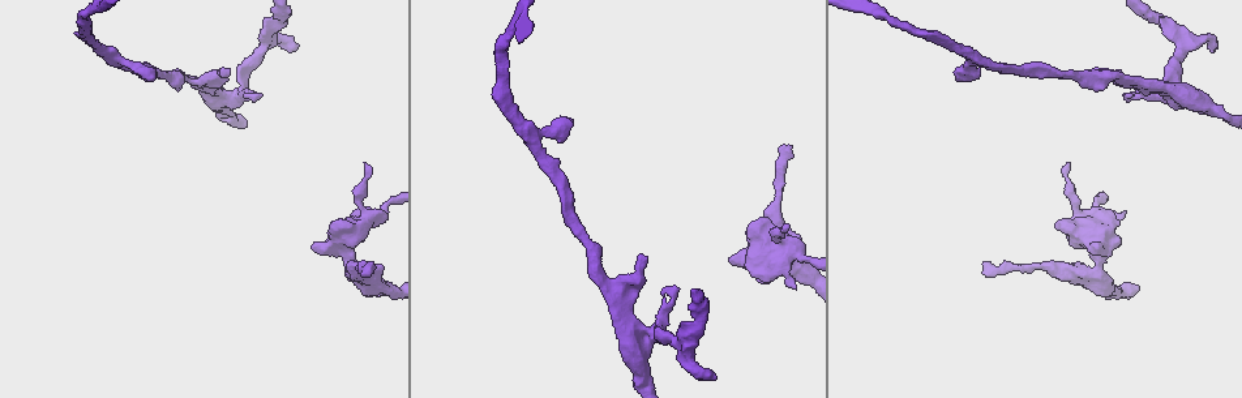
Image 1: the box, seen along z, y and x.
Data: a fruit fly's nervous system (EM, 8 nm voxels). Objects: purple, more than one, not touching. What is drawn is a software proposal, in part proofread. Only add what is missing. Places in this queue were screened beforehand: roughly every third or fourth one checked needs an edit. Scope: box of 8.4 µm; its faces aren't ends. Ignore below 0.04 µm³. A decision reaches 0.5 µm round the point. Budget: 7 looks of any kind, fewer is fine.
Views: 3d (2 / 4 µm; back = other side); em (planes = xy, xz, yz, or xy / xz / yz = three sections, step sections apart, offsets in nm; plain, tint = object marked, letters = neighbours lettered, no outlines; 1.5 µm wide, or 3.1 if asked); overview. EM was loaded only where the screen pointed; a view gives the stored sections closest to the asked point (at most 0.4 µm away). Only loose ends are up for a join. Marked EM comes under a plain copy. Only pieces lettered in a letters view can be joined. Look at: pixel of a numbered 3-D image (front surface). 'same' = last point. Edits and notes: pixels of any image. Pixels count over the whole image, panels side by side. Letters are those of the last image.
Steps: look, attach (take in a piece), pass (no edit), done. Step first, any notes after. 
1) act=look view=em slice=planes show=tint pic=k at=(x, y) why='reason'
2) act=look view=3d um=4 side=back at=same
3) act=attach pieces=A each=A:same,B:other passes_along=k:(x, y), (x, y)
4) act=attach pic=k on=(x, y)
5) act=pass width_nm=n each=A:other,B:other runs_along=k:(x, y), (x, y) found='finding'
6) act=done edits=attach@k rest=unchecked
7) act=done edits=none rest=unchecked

act=look view=3d um=2 pic=1 at=(373, 262) why='free end'

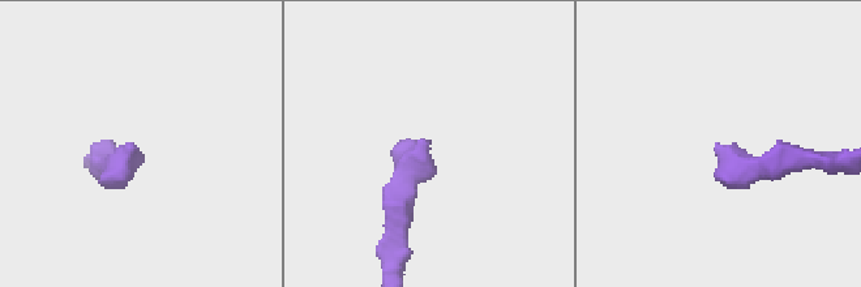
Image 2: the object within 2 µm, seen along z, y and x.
act=look view=em slice=xz step=4 show=letters pic=2 at=(716, 145) why='now the EM'

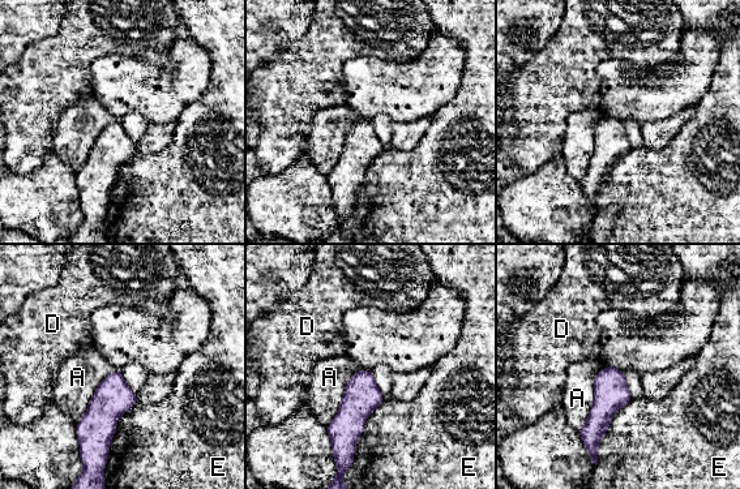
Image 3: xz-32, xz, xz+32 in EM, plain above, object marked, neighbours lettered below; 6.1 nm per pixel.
act=look view=em slice=xy step=4 show=letters at=same

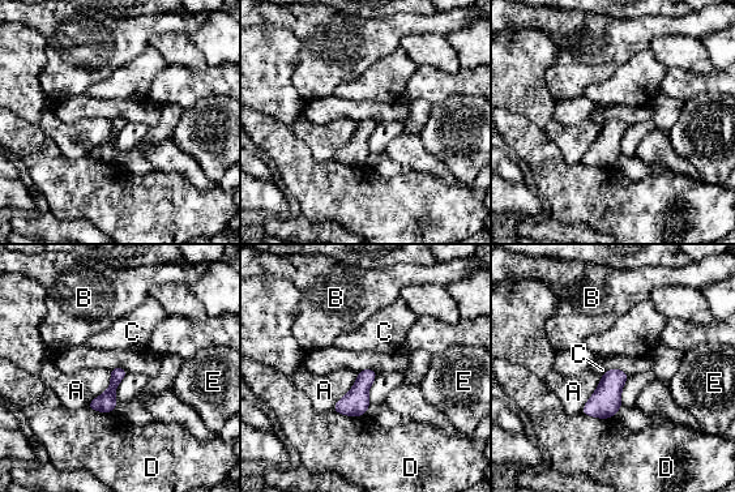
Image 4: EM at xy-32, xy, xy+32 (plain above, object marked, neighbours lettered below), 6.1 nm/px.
act=pass each=A:other,B:other,C:other,D:other,E:other border=4:(111, 371), (110, 385), (86, 405) found='no lettered piece goes on from it'

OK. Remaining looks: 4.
act=look view=em slice=planes show=letters pic=1 at=(365, 162)

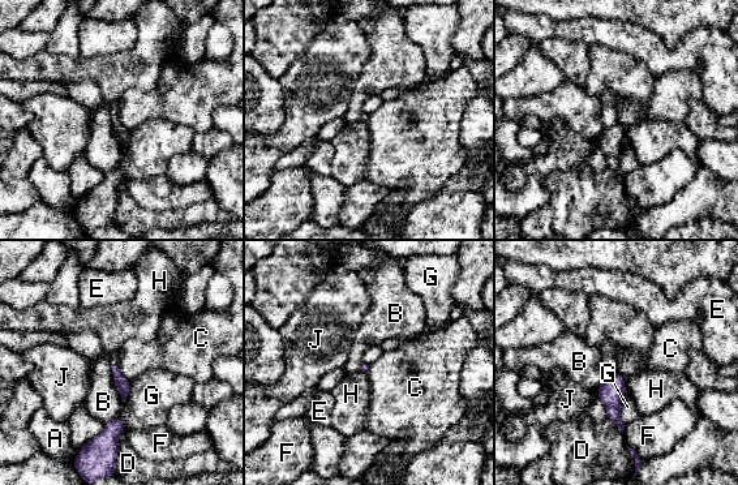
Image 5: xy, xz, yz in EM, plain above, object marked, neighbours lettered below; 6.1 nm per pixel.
act=pass each=A:other,B:other,C:other,D:other,E:other,F:other,G:other,H:other,J:other border=5:(116, 364), (120, 373), (129, 382) found='none of them fits'

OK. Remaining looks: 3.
act=look view=3d um=2 pic=1 at=(644, 257) why='branch stops here'

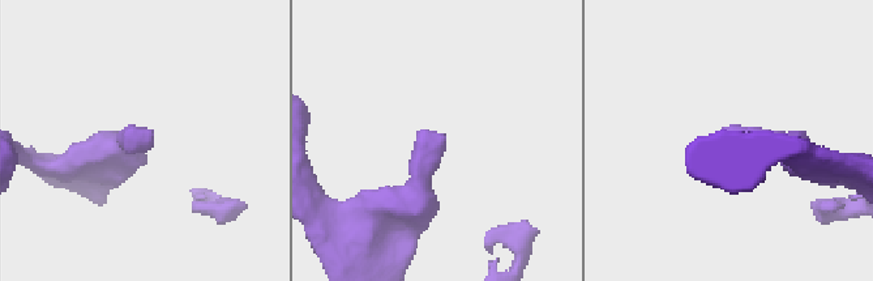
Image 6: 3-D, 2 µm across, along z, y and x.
act=look view=em slice=planes show=letters pic=6 at=(141, 152) why='need the tissue'

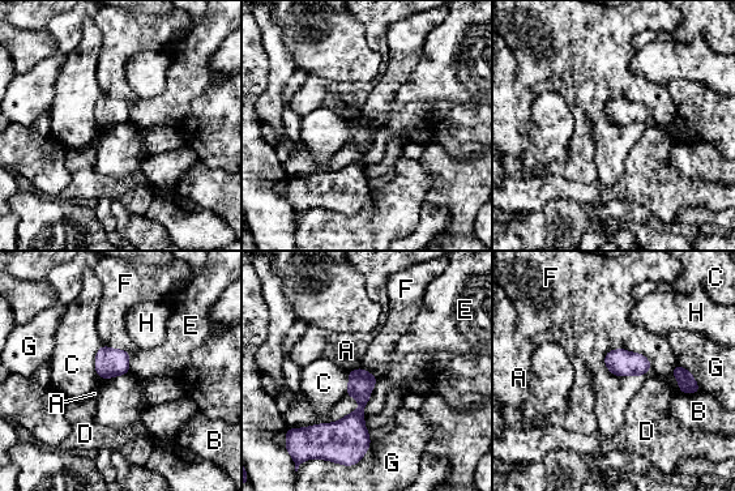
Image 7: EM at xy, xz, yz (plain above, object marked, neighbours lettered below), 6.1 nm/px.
act=pass width_nm=160 each=A:other,B:other,C:other,D:other,E:other,F:other,G:other,H:other border=7:(603, 357), (637, 351), (652, 368) found='no lettered piece goes on from it'

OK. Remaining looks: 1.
act=done edits=none rest=unchecked

